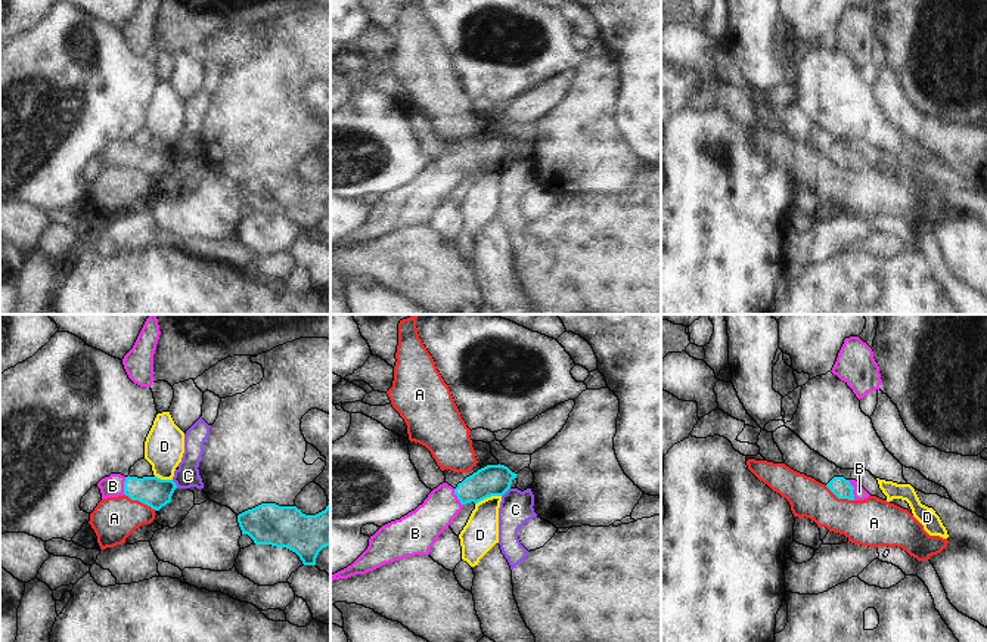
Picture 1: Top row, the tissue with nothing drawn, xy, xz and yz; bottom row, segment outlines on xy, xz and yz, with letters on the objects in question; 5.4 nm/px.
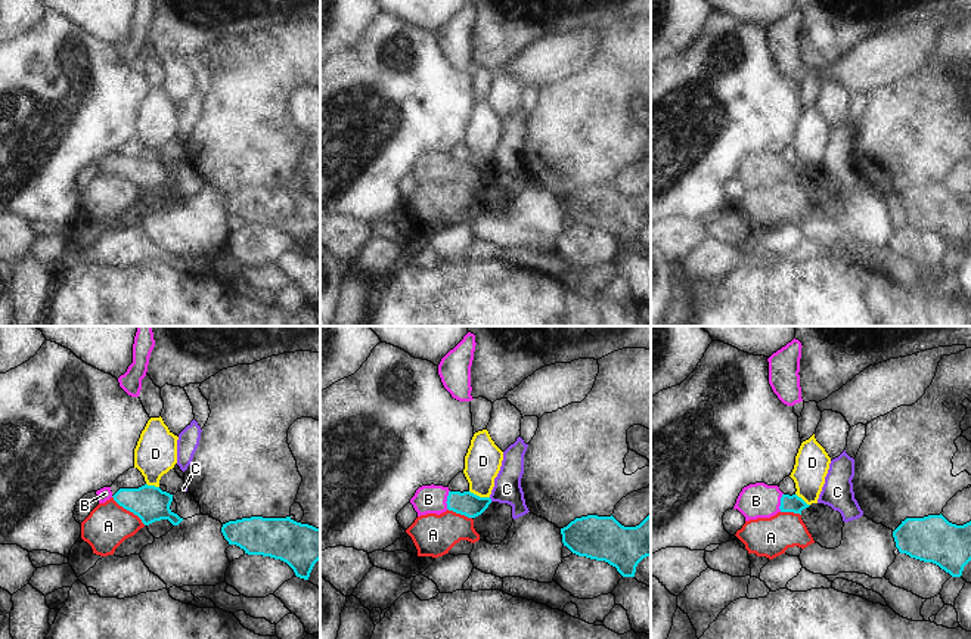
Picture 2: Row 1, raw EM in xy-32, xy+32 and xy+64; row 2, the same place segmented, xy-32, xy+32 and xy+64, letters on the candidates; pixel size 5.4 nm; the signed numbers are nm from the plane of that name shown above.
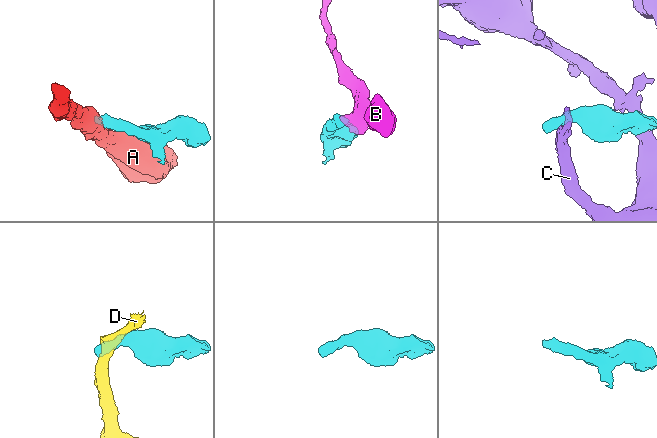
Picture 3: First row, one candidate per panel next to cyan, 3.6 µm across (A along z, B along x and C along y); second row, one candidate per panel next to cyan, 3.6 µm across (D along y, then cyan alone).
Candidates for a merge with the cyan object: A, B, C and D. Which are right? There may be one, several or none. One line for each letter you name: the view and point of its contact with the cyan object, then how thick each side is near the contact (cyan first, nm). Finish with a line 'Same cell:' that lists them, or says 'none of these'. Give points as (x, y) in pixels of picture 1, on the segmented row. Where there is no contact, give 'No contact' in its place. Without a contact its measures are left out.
B: Touches cyan at yz (853, 489). Thickness 110 nm (cyan) against 70 nm
Same cell: B.

